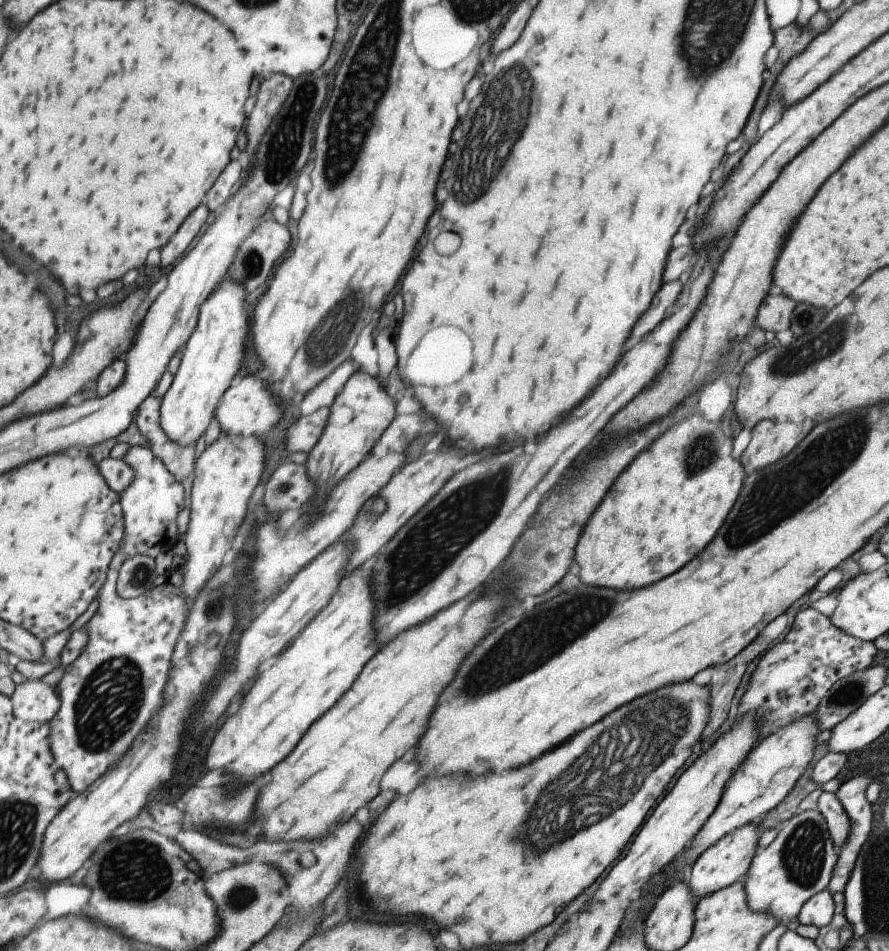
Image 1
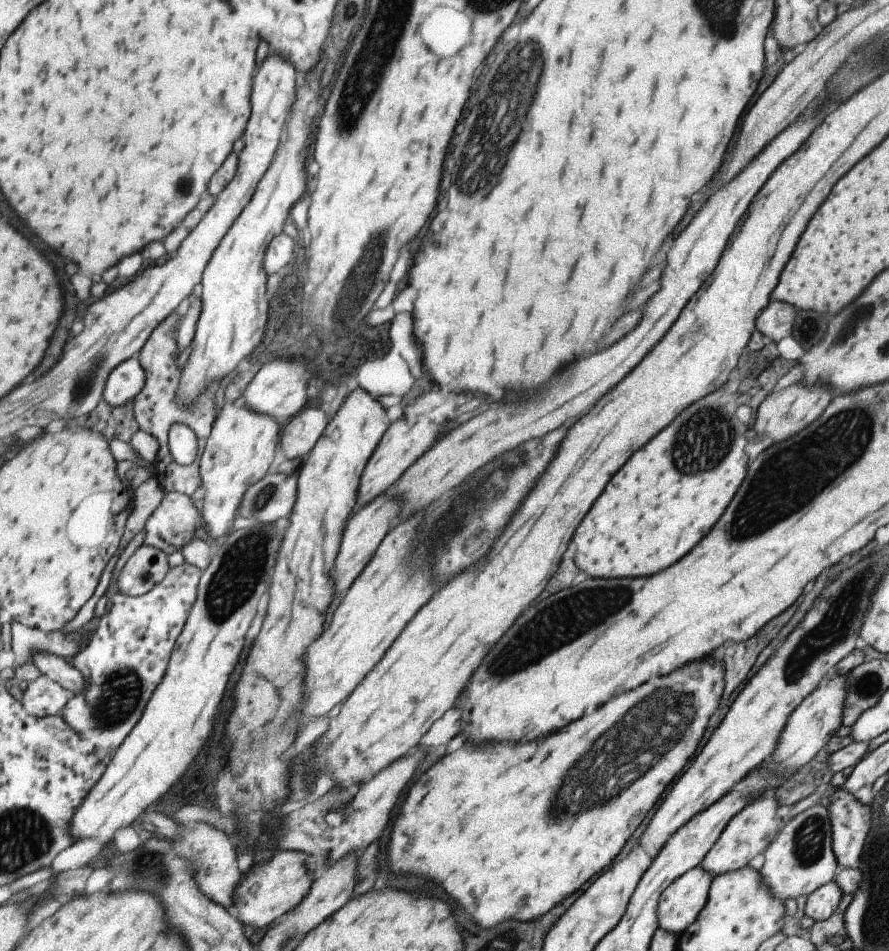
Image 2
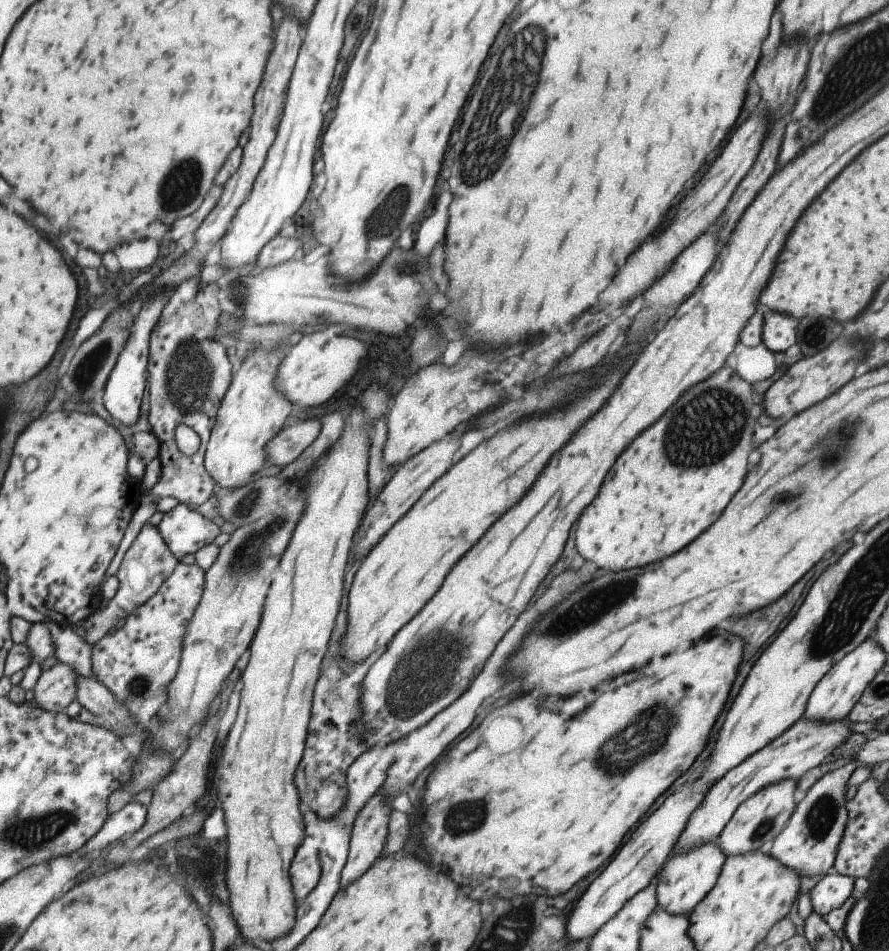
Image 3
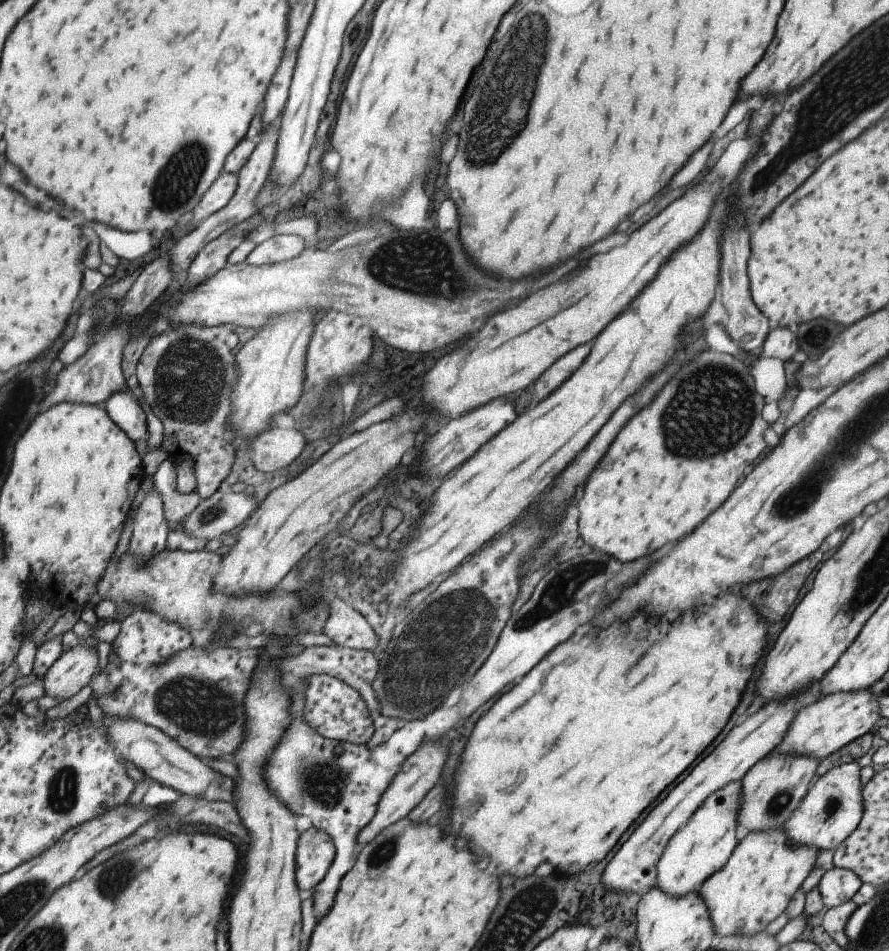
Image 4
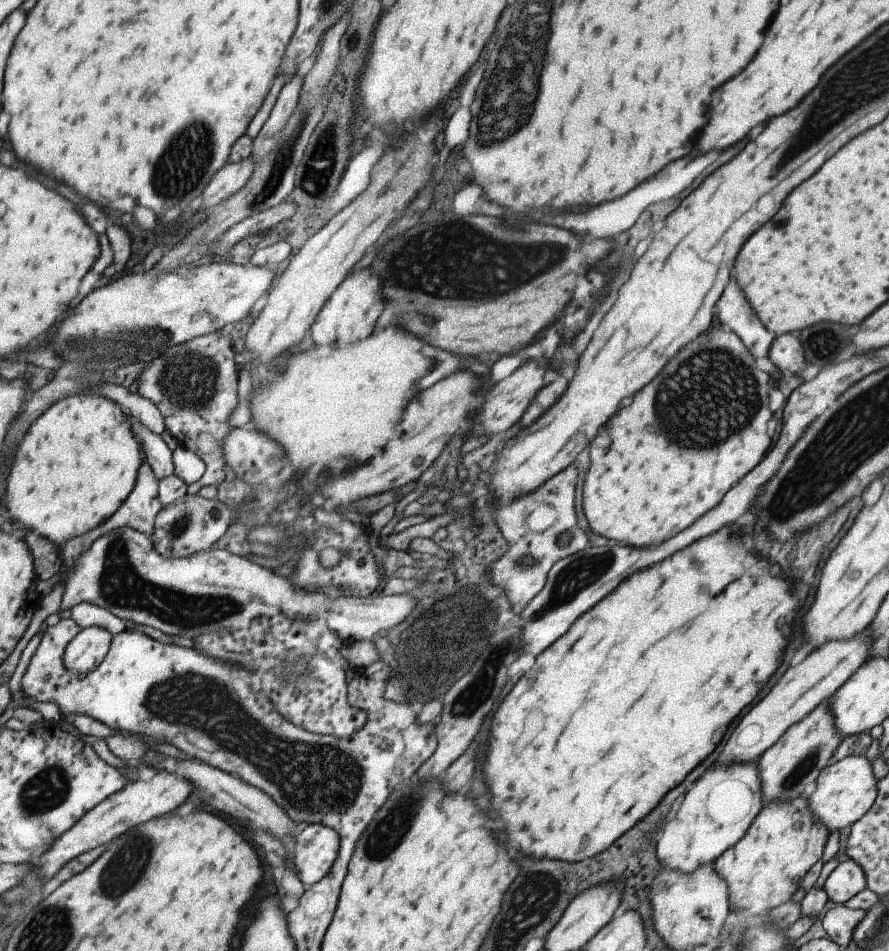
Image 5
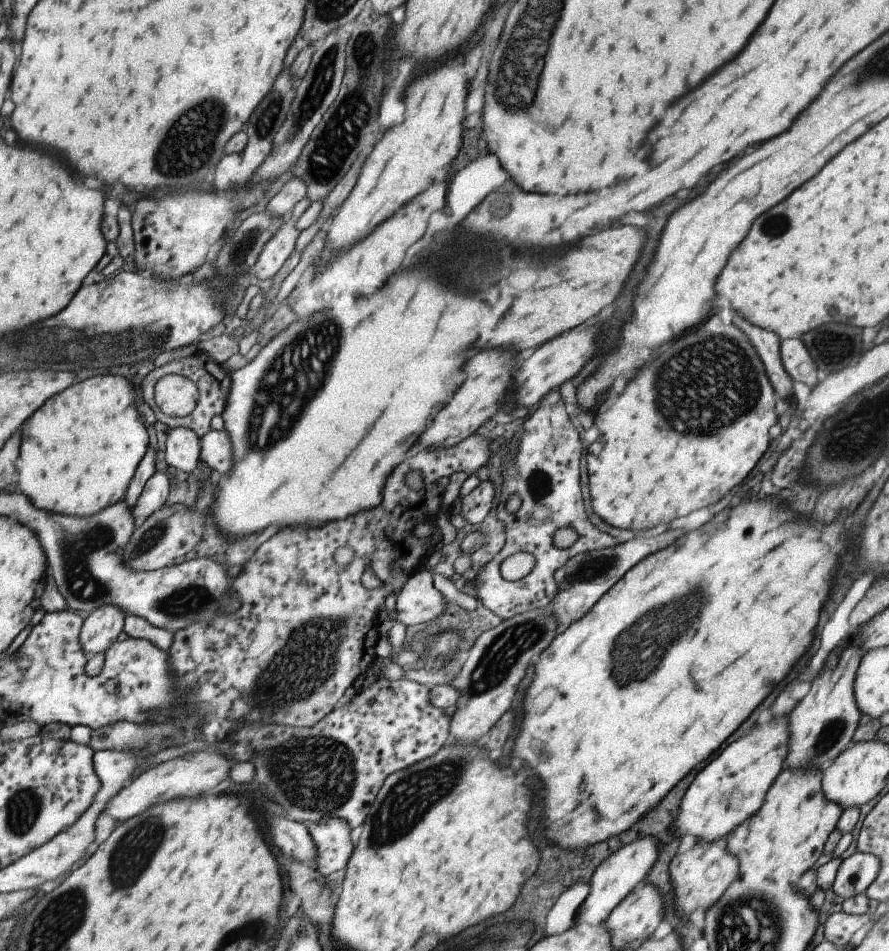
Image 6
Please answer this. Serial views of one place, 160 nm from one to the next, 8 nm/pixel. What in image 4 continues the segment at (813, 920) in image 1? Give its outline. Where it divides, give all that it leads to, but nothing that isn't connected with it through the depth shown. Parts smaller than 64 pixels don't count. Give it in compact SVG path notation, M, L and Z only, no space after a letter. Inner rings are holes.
M833 867L824 871L816 887L825 908L831 908L851 901L860 884L860 878L852 870Z

